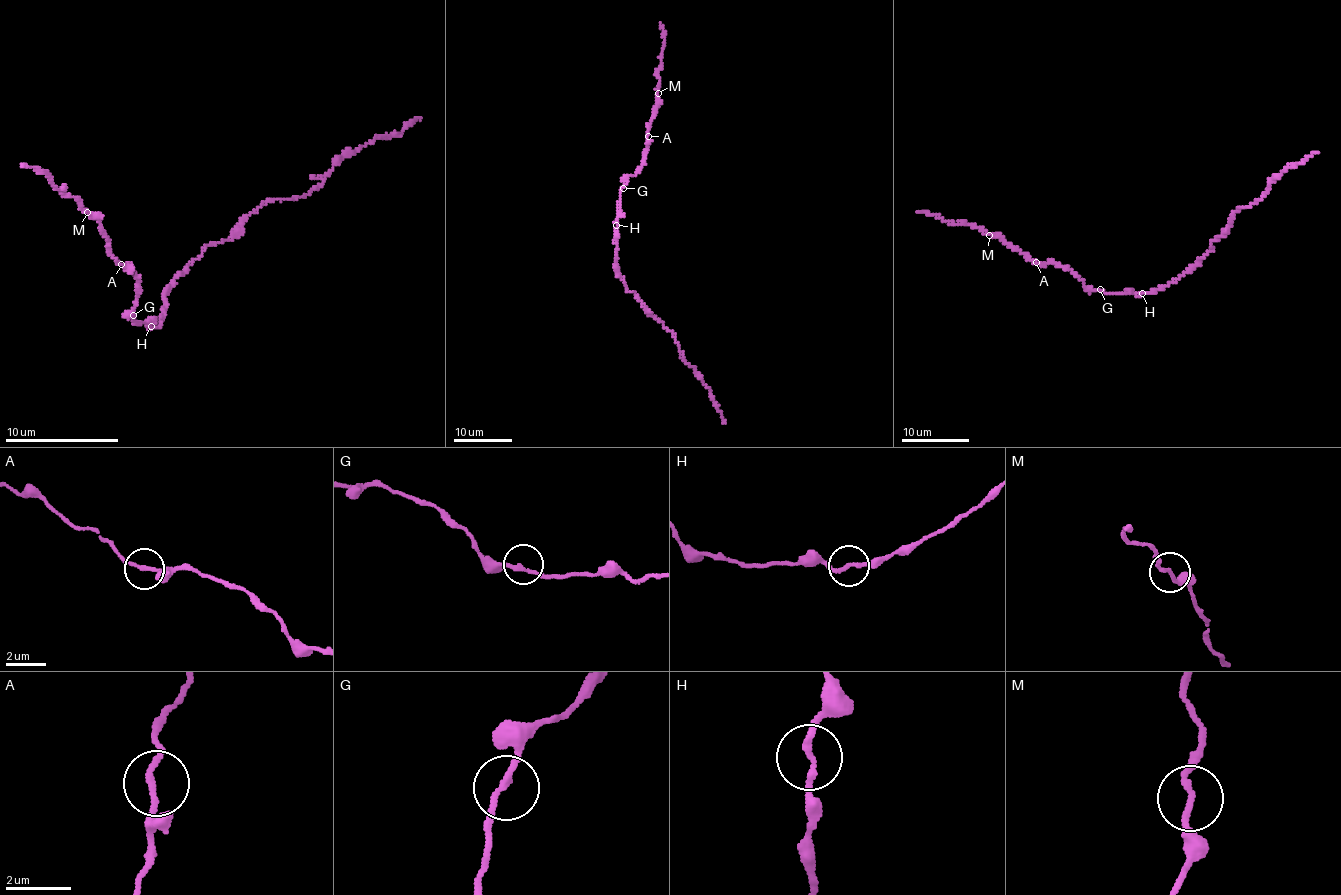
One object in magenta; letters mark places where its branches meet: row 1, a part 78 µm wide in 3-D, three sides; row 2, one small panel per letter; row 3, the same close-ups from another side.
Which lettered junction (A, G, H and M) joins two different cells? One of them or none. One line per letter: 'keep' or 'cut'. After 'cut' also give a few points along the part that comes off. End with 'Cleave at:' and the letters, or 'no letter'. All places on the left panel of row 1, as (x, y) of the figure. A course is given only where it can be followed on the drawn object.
A: keep
G: keep
H: keep
M: keep
Cleave at: no letter

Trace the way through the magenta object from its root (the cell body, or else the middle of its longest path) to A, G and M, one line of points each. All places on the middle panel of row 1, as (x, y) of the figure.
A: (616, 233), (621, 189), (625, 180), (643, 165), (648, 136)
G: (616, 233), (618, 202), (623, 188)
M: (616, 233), (621, 189), (625, 180), (643, 165), (647, 131), (654, 117), (658, 93)

